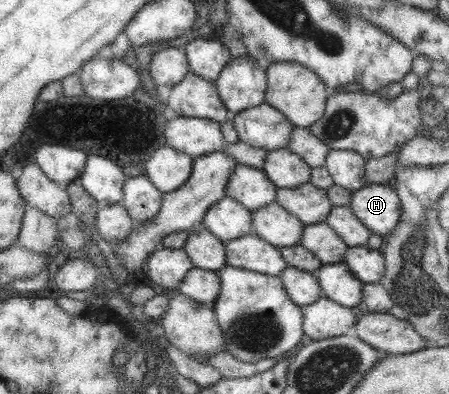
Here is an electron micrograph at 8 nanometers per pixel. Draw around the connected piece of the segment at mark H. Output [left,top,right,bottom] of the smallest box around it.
[347,183,400,237]

